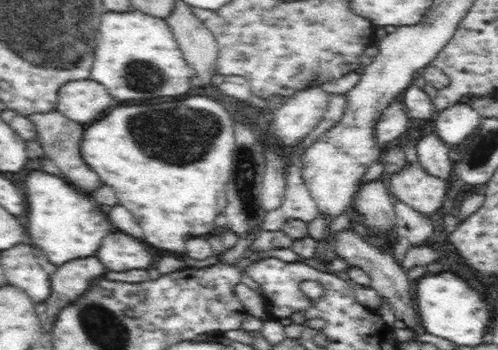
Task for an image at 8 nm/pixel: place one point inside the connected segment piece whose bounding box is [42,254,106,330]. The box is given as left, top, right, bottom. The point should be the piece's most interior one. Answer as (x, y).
(69, 282)

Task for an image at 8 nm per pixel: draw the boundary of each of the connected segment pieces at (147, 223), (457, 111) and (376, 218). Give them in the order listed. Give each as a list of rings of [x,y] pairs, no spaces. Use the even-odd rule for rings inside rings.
[[[188,96],[188,98],[182,98],[182,100],[172,100],[172,102],[168,102],[168,99],[160,99],[160,100],[153,100],[150,102],[139,102],[138,104],[132,103],[118,103],[114,108],[110,108],[106,114],[102,114],[104,118],[102,118],[102,122],[94,122],[94,124],[85,125],[85,129],[83,130],[80,142],[79,142],[79,151],[82,155],[82,158],[92,167],[92,170],[97,172],[97,175],[101,178],[102,183],[108,186],[111,186],[114,189],[115,195],[119,200],[119,203],[122,206],[126,207],[133,215],[134,218],[138,221],[138,224],[144,230],[144,236],[142,240],[149,245],[153,245],[158,249],[164,249],[167,251],[175,252],[176,254],[186,254],[186,240],[190,237],[202,237],[202,236],[211,236],[214,234],[214,218],[216,218],[216,214],[220,214],[225,209],[227,203],[227,196],[226,196],[226,186],[230,180],[230,174],[232,173],[233,169],[233,152],[235,148],[235,143],[233,142],[233,134],[234,134],[234,126],[233,126],[233,119],[230,116],[230,112],[220,104],[220,102],[216,102],[216,100],[212,100],[212,98],[206,98],[206,96]]]
[[[454,102],[449,109],[435,113],[435,129],[442,141],[450,146],[466,140],[482,122],[482,117],[462,102]]]
[[[381,179],[367,181],[354,197],[355,212],[362,213],[364,224],[378,232],[390,232],[396,225],[393,196]]]

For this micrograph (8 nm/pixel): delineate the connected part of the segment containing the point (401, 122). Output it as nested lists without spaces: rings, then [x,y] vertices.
[[[394,102],[377,119],[376,126],[374,126],[374,139],[381,142],[383,146],[392,145],[403,138],[408,128],[408,118],[406,108]]]

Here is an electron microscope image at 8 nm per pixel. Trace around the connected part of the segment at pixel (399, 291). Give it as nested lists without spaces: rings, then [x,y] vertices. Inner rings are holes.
[[[344,230],[340,232],[337,237],[336,253],[338,256],[347,259],[352,266],[356,265],[368,272],[372,277],[371,288],[374,288],[379,296],[384,295],[384,297],[390,299],[397,320],[406,322],[408,328],[411,328],[414,332],[421,331],[417,310],[413,303],[414,281],[408,278],[404,273],[404,268],[394,260],[394,256],[383,253],[382,250],[379,251],[376,248],[372,248],[369,243],[360,239],[360,237],[352,231]]]

